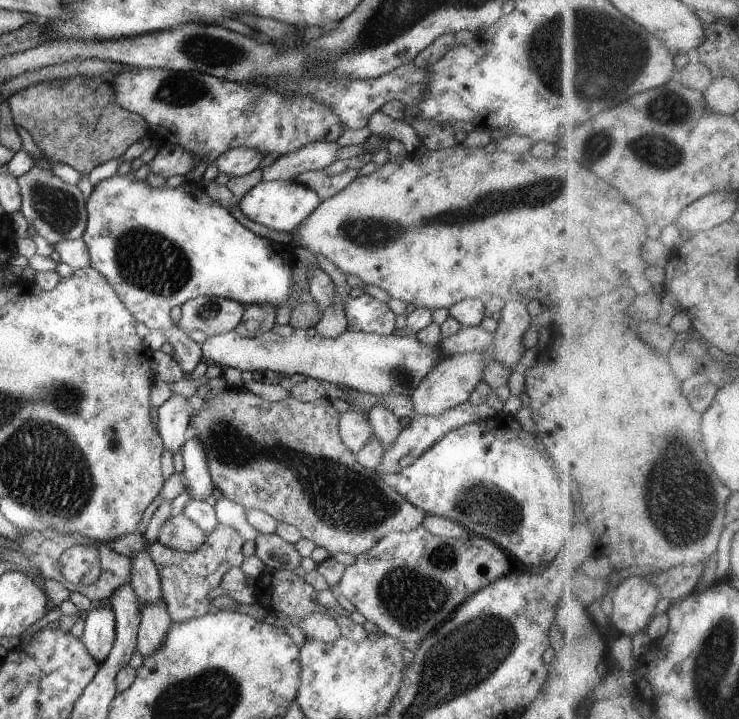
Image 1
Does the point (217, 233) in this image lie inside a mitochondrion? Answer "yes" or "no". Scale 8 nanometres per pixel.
no

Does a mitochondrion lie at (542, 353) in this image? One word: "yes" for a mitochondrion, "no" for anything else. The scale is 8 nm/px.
no

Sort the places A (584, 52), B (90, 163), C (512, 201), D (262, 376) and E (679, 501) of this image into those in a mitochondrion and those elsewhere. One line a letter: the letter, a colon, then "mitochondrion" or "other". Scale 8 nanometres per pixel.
A: mitochondrion
B: other
C: mitochondrion
D: other
E: mitochondrion

